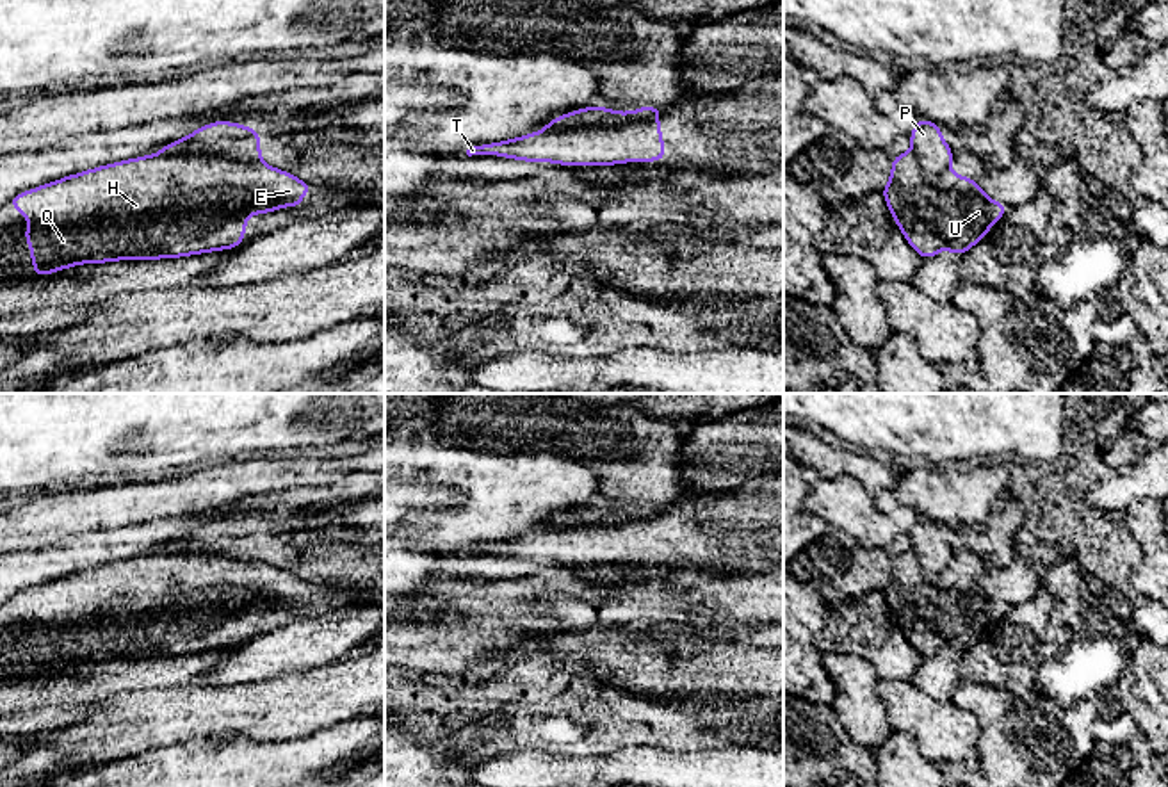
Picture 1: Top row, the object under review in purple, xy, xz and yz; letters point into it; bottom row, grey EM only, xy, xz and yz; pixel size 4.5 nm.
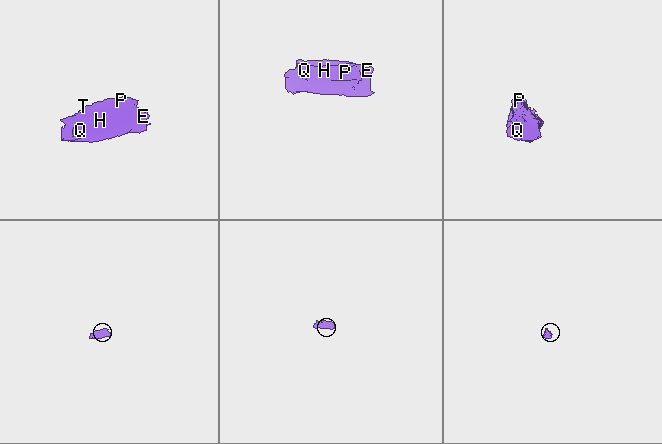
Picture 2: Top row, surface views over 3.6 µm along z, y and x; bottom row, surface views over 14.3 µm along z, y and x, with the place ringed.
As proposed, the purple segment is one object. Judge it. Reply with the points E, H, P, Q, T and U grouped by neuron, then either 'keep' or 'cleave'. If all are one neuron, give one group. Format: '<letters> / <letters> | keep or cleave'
E H Q U / P T | cleave

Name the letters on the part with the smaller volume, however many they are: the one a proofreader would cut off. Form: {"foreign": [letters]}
{"foreign": ["P", "T"]}

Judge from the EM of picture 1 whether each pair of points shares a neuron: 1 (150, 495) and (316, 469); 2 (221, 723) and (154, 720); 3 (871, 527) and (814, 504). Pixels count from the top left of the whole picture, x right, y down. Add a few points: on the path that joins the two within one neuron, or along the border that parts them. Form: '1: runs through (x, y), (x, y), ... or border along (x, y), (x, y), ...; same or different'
1: runs through (191, 494), (212, 490), (237, 478), (275, 474); same
2: runs through (205, 720), (170, 720); same
3: runs through (857, 515), (846, 504), (828, 504); same

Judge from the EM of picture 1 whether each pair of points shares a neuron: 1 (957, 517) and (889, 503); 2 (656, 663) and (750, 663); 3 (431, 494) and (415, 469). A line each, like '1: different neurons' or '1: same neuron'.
1: same neuron
2: same neuron
3: different neurons

